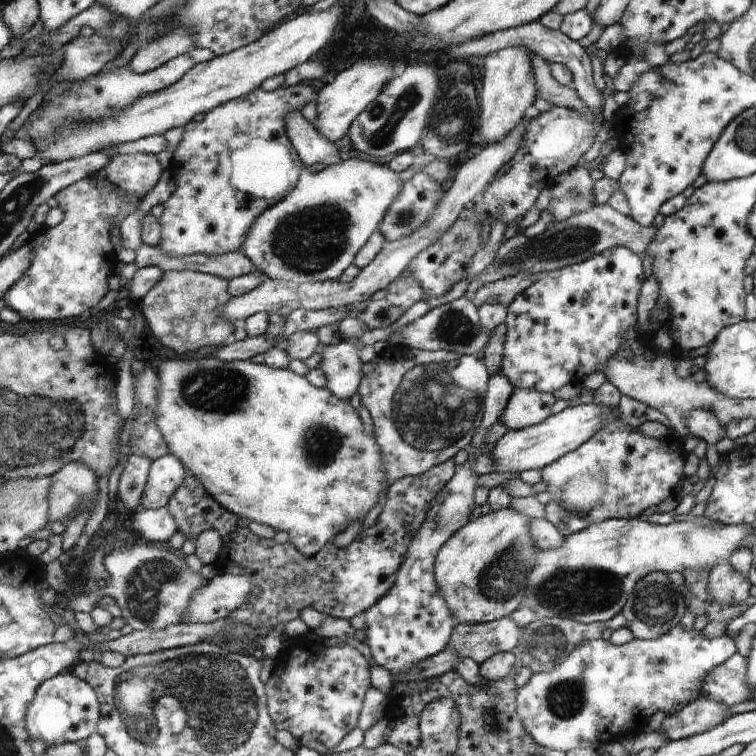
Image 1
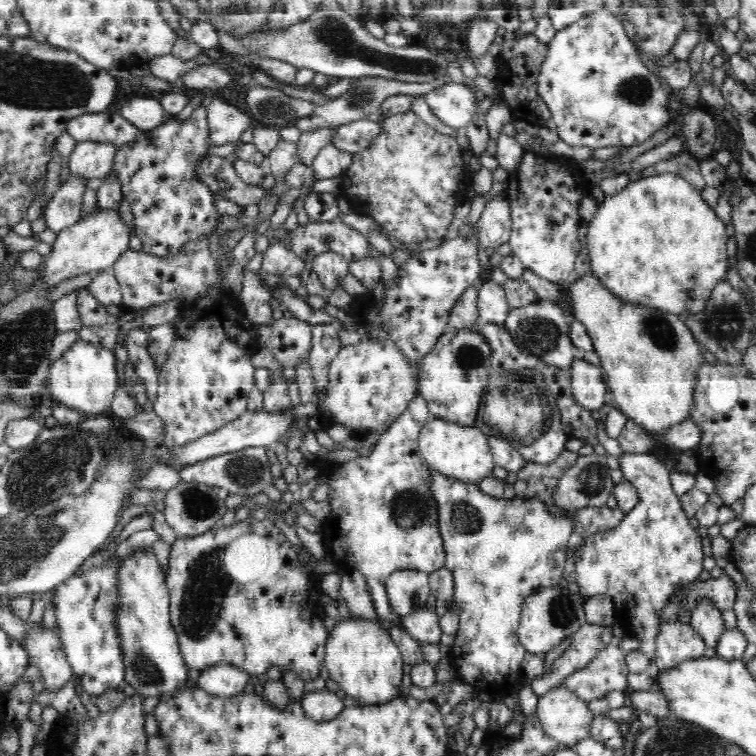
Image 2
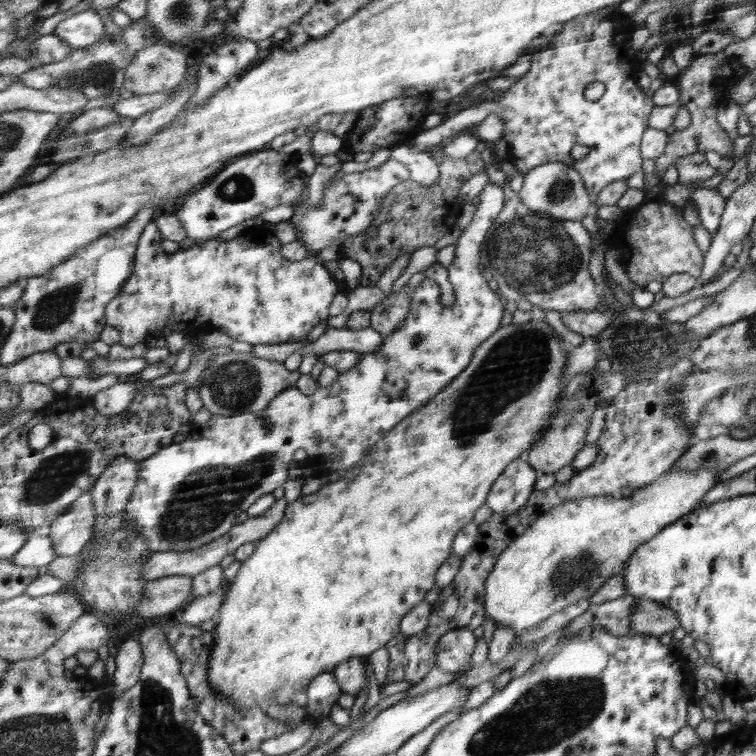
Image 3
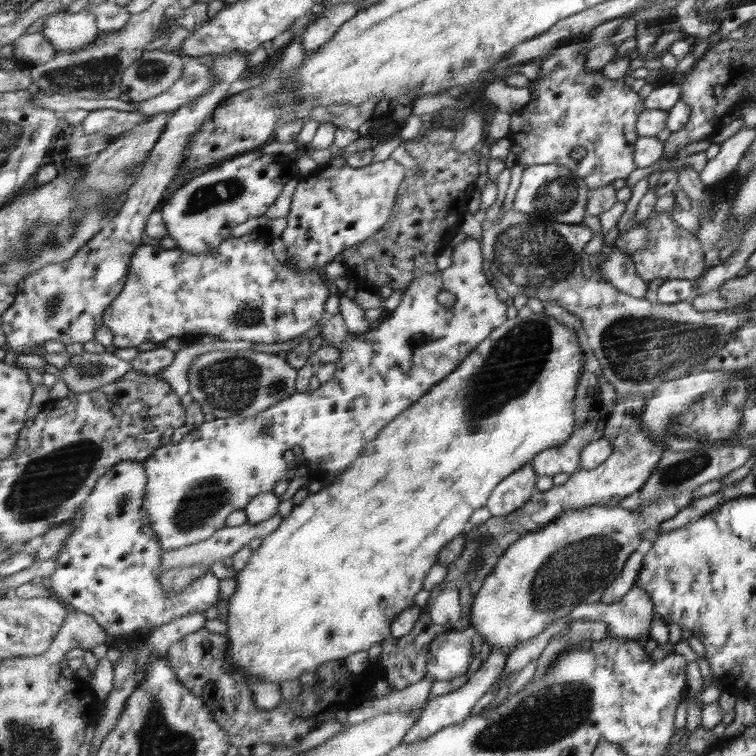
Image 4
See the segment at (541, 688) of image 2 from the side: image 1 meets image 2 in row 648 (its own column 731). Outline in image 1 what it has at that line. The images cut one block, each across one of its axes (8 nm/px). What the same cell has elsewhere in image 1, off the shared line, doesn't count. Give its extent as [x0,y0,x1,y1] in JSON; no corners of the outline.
[709,560,751,604]

